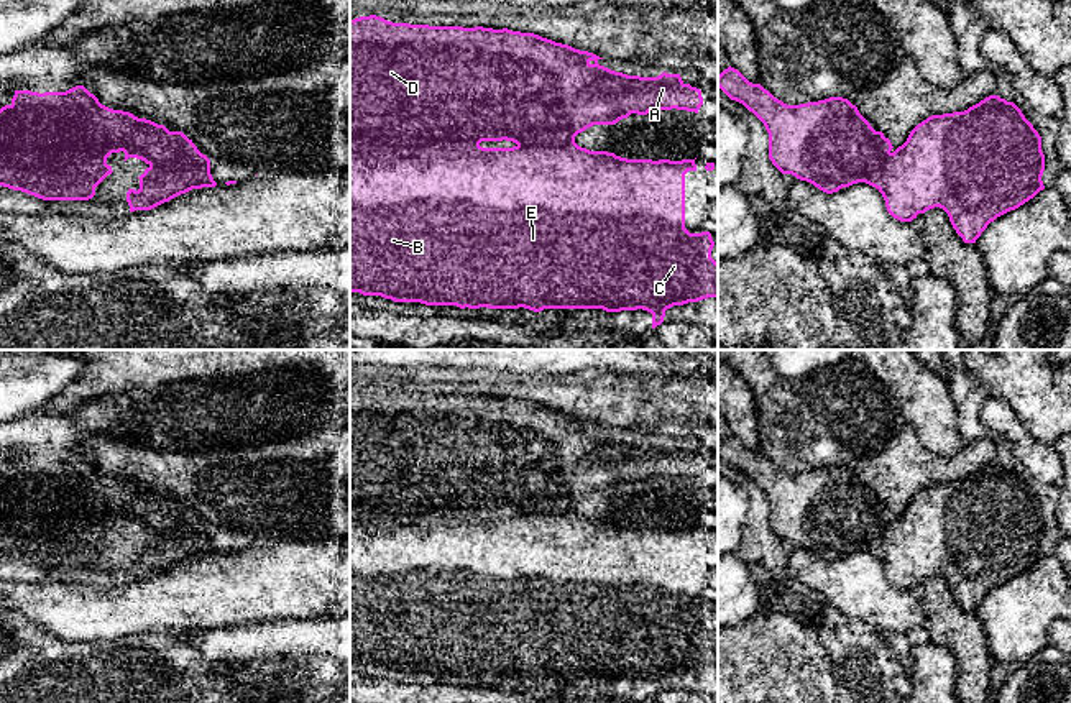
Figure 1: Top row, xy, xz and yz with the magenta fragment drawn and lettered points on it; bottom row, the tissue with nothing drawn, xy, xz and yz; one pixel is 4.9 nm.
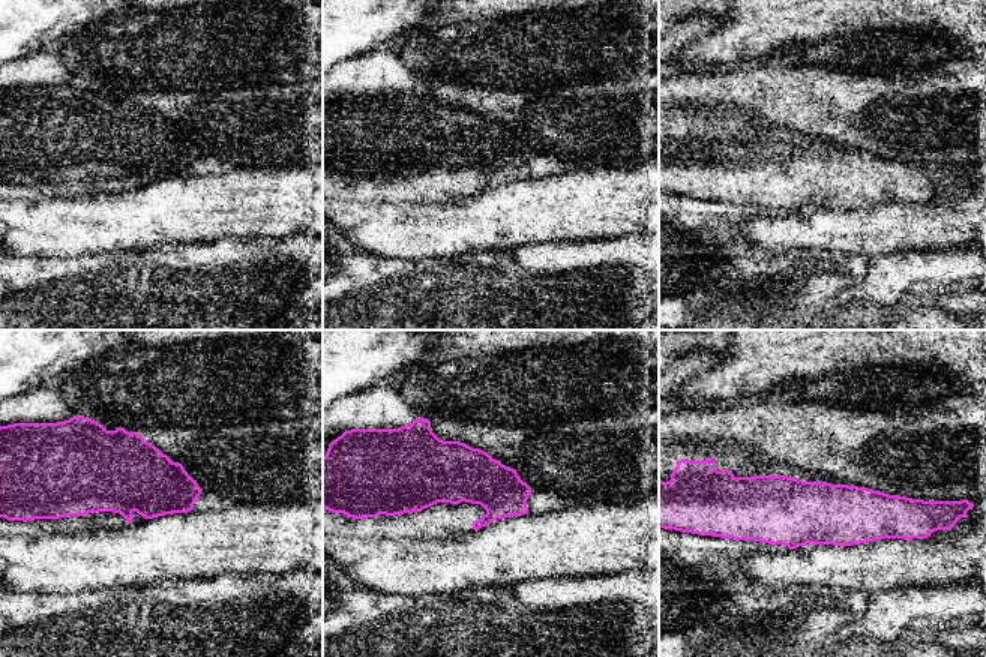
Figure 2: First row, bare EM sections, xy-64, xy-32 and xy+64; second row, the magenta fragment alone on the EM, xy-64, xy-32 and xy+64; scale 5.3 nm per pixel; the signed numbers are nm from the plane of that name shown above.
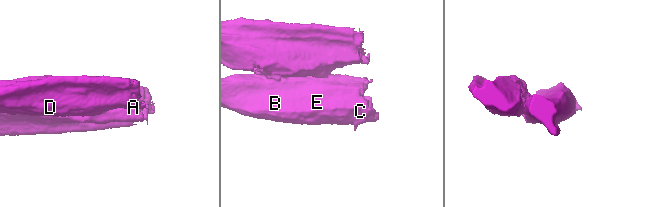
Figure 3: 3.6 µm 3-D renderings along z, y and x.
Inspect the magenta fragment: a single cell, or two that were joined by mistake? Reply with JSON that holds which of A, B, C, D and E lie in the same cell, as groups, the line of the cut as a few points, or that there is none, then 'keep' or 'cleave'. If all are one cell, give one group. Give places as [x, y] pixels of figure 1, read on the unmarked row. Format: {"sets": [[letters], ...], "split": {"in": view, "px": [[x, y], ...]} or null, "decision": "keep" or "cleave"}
{"sets": [["A", "D"], ["B", "C", "E"]], "split": {"in": "xz", "px": [[478, 511], [365, 511], [350, 518]]}, "decision": "cleave"}

